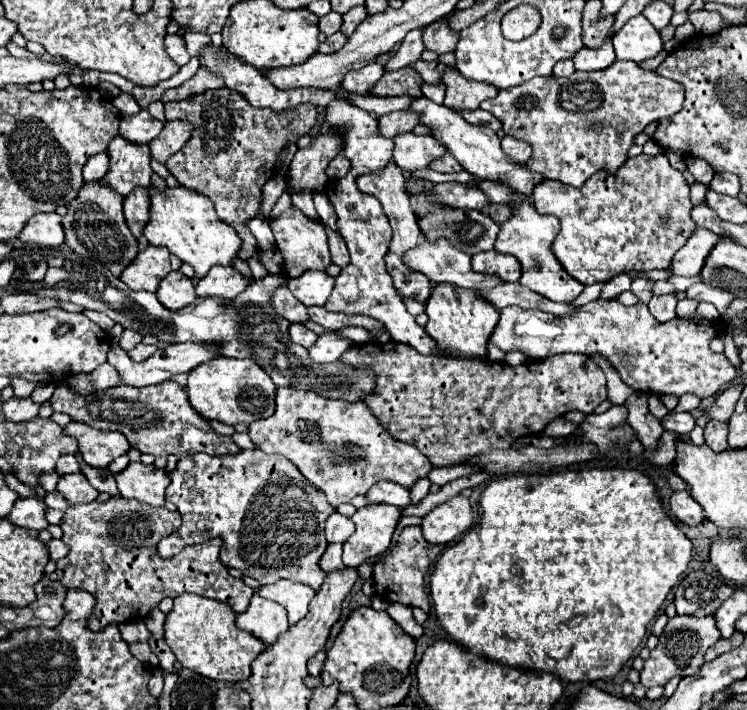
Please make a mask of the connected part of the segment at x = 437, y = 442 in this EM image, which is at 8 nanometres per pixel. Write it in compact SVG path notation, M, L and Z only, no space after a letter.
M368 342L368 344L354 344L352 348L348 348L348 352L344 352L344 356L340 356L340 360L344 360L344 364L352 364L352 368L372 368L374 376L376 376L376 392L372 392L372 396L368 396L368 400L362 400L368 404L368 408L372 410L372 414L380 420L380 424L384 424L384 428L388 428L388 434L396 436L396 440L400 442L408 442L412 446L416 446L420 452L424 452L424 456L430 458L432 466L456 466L466 462L468 458L494 450L494 448L510 448L512 442L520 436L534 436L540 434L544 430L544 426L552 420L558 418L570 410L580 410L582 414L592 414L608 396L606 390L606 378L604 372L590 360L590 356L580 356L580 354L560 354L560 356L552 356L548 360L540 360L540 362L524 362L522 366L510 368L508 364L500 364L500 362L474 362L474 360L462 360L462 358L434 358L434 356L422 356L418 354L412 346L408 344L400 344L400 342Z

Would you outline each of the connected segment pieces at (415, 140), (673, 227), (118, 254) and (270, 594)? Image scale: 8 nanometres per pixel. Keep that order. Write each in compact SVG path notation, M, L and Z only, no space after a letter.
M412 132L394 138L394 162L402 170L428 168L432 160L446 154L446 148L432 136L416 136Z
M664 152L656 156L640 154L636 158L628 158L616 176L610 172L596 172L596 176L588 178L582 188L572 188L568 184L546 178L534 188L532 200L540 214L552 214L560 220L562 228L552 242L552 252L562 268L582 284L608 282L612 276L626 270L666 270L676 250L680 250L696 230L690 218L690 186L682 172L670 166Z
M92 180L92 184L84 182L78 196L72 202L68 202L66 206L68 212L62 218L66 246L82 258L90 258L106 264L106 268L114 276L120 276L122 270L136 258L140 250L138 240L132 236L130 228L126 226L122 202L124 202L122 196L116 196L112 188L104 188L104 184L100 184L98 180Z
M278 580L274 584L260 586L256 590L262 598L282 604L290 614L290 624L296 624L308 614L308 604L314 598L314 590L306 584L296 584L290 580Z

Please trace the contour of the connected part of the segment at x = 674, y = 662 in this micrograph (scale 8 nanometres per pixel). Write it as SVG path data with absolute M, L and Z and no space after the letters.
M674 616L668 620L662 636L658 638L658 646L650 652L650 658L644 662L644 668L640 672L640 682L646 688L652 686L666 686L666 682L672 676L692 676L700 670L704 664L704 654L708 646L718 642L720 632L716 628L714 618L694 618L694 616Z

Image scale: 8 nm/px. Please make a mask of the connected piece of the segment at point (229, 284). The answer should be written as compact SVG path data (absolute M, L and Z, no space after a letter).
M216 266L216 268L210 268L210 272L204 278L198 280L196 294L232 298L240 294L244 288L246 288L246 278L238 270Z

